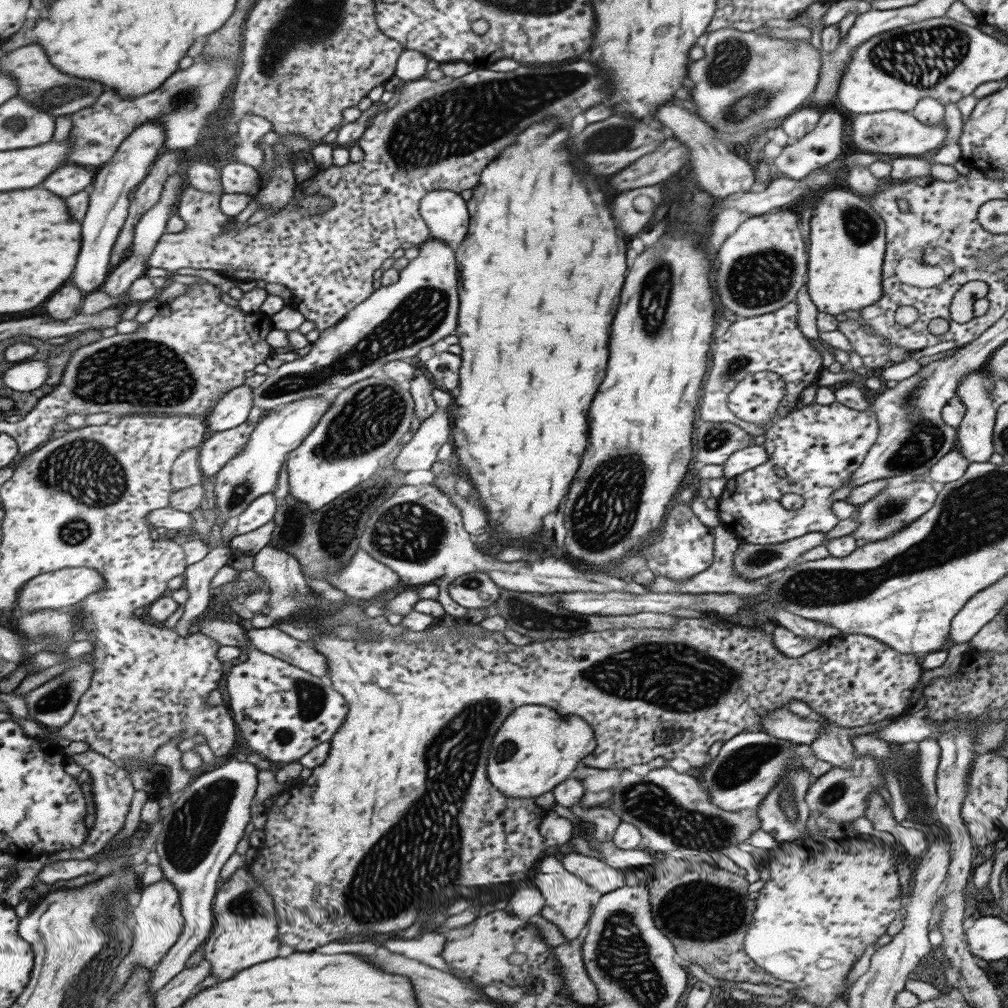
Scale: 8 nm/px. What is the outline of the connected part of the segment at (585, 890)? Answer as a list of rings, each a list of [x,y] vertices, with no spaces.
[[[569,872],[551,875],[539,873],[533,878],[532,883],[545,900],[543,908],[539,910],[540,915],[559,928],[565,941],[569,942],[569,940],[577,938],[582,928],[586,926],[591,909],[599,900],[600,894],[578,876]]]

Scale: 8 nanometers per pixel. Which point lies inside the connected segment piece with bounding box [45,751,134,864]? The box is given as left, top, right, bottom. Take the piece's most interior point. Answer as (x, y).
(111, 787)

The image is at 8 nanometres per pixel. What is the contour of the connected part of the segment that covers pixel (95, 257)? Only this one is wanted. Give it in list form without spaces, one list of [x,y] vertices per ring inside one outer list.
[[[147,121],[133,129],[117,147],[111,160],[107,161],[95,174],[89,190],[87,214],[81,222],[81,250],[77,264],[71,272],[71,282],[85,296],[101,288],[108,275],[109,257],[116,236],[128,214],[127,196],[143,180],[149,165],[157,158],[157,150],[165,142],[165,129],[159,121]]]

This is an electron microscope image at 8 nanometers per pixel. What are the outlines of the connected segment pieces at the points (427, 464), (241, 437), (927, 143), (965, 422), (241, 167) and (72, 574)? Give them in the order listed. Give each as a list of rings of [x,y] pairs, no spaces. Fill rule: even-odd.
[[[438,409],[419,423],[409,441],[402,445],[392,460],[393,468],[399,472],[429,470],[436,460],[439,447],[450,440],[451,426],[445,409]]]
[[[243,422],[235,428],[213,432],[209,438],[200,443],[196,462],[203,476],[214,476],[231,457],[237,455],[237,452],[243,449],[255,425],[257,422]]]
[[[881,111],[867,114],[852,114],[851,142],[862,152],[893,154],[893,156],[919,156],[943,143],[947,128],[940,124],[921,124],[910,112]]]
[[[975,373],[963,376],[963,380],[959,382],[959,387],[956,389],[957,396],[965,407],[965,414],[956,428],[956,437],[953,444],[953,449],[957,450],[968,463],[987,462],[989,456],[993,454],[992,432],[994,422],[996,420],[996,406],[992,405],[992,400],[987,395],[981,378]]]
[[[240,162],[225,164],[220,170],[220,180],[224,193],[248,194],[254,196],[258,191],[259,174],[253,167]]]
[[[67,567],[39,574],[27,580],[15,600],[17,614],[27,613],[33,609],[57,609],[81,602],[85,596],[103,590],[105,581],[97,570],[89,567]]]

